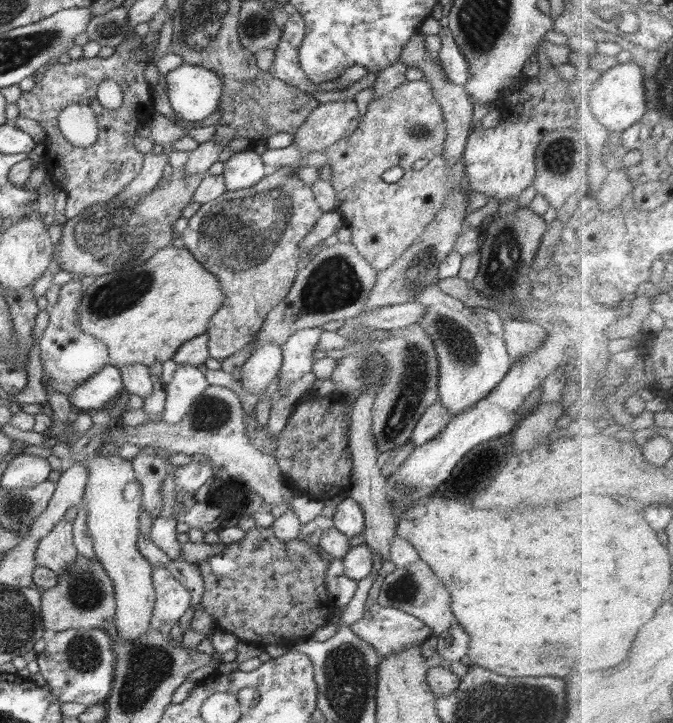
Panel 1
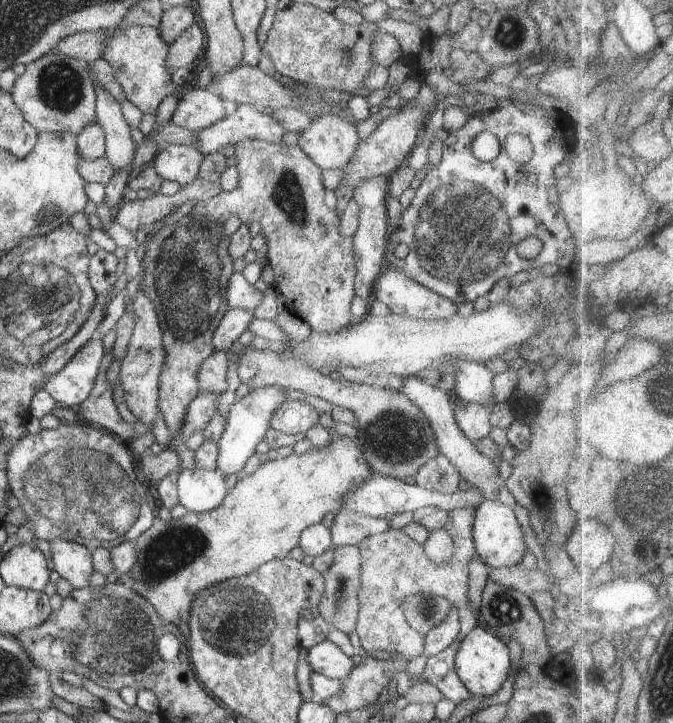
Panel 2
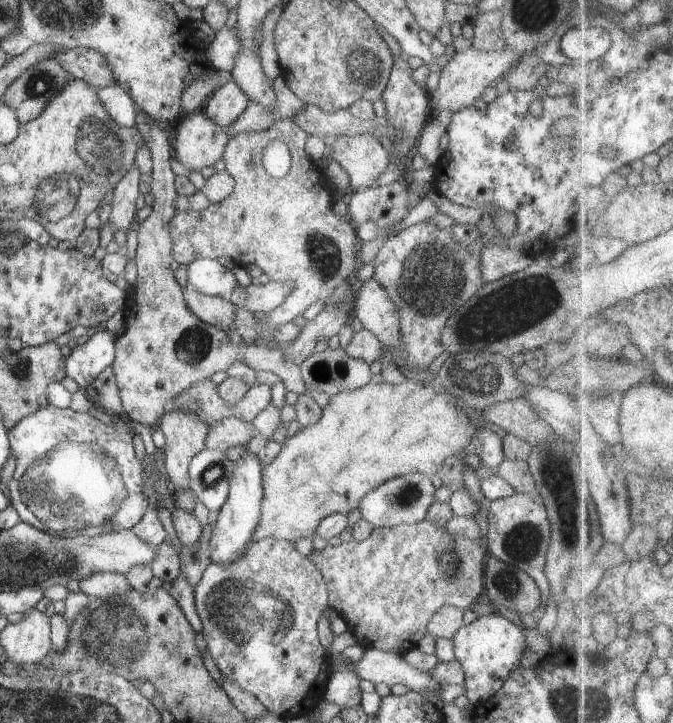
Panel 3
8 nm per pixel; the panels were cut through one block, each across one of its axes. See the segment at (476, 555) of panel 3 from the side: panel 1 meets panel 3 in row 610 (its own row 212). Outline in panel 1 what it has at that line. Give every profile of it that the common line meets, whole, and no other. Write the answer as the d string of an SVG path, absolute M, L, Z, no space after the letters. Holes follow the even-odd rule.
M426 79L404 81L398 88L388 92L386 96L369 102L364 117L352 135L327 146L322 153L328 156L331 175L330 182L337 192L336 211L345 222L345 226L352 230L351 243L358 252L370 263L378 273L390 268L402 253L424 232L424 229L435 214L445 205L447 198L454 191L462 191L468 196L467 178L461 158L449 164L444 156L444 142L446 142L446 121L442 114L442 107L436 102L432 87ZM416 160L428 160L421 170L412 169ZM400 166L404 175L394 184L385 182L382 174L388 168Z

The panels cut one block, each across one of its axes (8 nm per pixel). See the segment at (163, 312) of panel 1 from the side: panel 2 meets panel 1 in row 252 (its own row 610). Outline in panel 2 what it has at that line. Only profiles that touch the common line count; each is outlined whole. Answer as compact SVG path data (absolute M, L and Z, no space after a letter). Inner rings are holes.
M341 436L331 440L328 447L316 449L313 445L302 456L289 455L272 458L249 475L244 475L228 491L221 505L210 512L188 512L179 519L164 521L159 517L134 540L135 561L120 582L145 598L158 613L163 625L189 622L193 600L202 589L212 587L228 579L237 579L254 572L261 564L283 559L298 546L300 535L306 528L320 523L328 512L339 512L343 508L343 496L361 485L373 470L362 456L360 447L352 438Z

